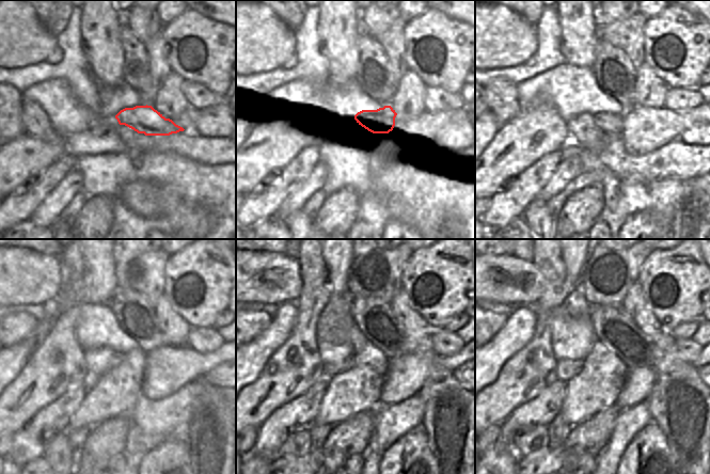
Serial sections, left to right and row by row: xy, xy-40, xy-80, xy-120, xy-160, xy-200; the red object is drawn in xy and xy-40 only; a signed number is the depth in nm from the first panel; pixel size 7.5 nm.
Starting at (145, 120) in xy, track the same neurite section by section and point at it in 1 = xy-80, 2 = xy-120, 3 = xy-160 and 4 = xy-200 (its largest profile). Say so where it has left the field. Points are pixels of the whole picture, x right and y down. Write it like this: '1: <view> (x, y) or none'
1: xy-80 (612, 124)
2: xy-120 (117, 358)
3: xy-160 (329, 370)
4: xy-200 (565, 369)

